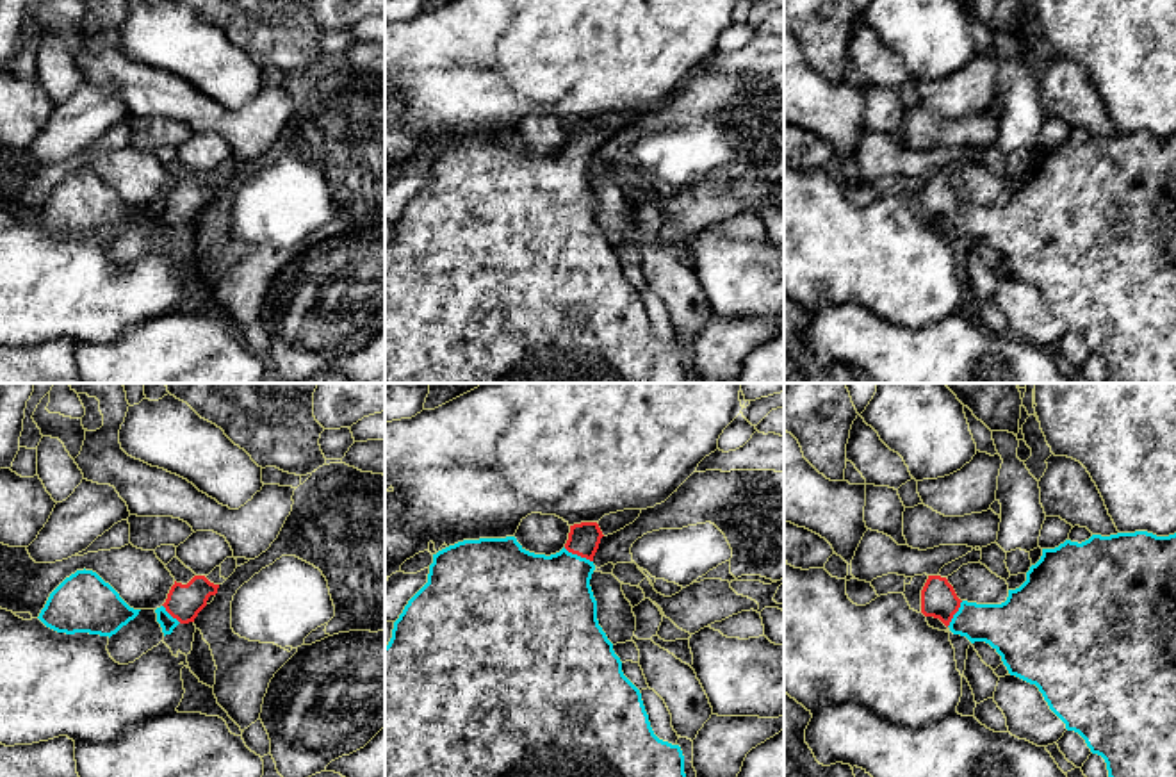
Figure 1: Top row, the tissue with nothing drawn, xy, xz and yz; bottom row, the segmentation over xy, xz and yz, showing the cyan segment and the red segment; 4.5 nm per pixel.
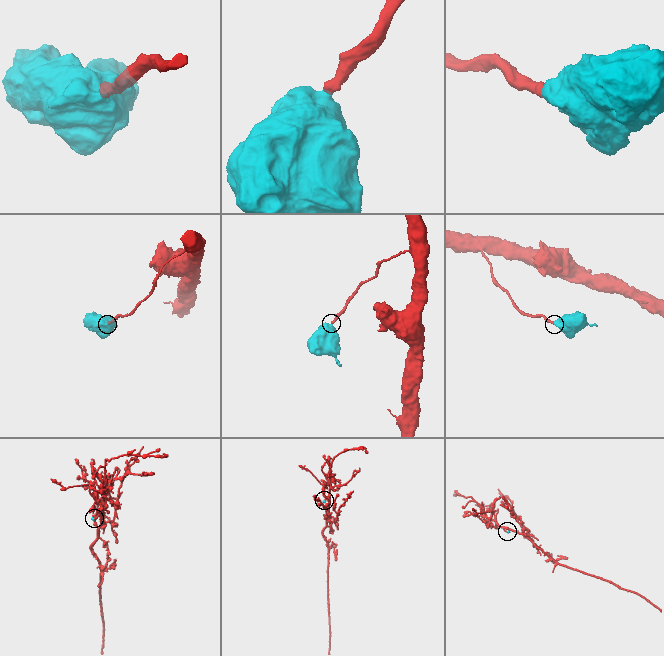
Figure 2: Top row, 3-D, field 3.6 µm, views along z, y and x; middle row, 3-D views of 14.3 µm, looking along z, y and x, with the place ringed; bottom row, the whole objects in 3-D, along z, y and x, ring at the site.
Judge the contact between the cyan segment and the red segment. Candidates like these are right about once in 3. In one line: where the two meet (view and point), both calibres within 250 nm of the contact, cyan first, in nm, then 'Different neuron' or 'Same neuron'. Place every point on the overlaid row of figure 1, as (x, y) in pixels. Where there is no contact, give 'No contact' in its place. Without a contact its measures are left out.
Touches cyan at xz (576, 555). Thickness 420 nm (cyan) against 140 nm. Same neuron

